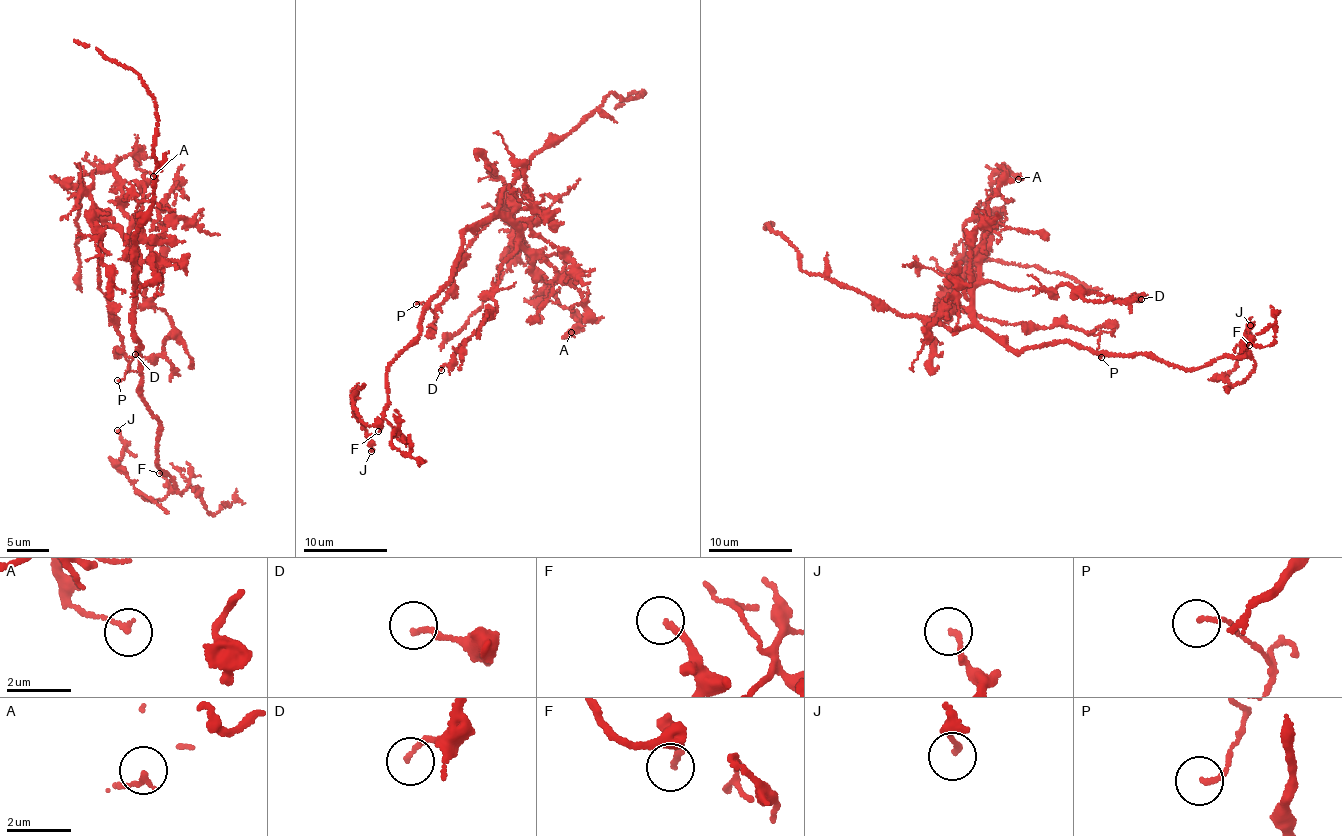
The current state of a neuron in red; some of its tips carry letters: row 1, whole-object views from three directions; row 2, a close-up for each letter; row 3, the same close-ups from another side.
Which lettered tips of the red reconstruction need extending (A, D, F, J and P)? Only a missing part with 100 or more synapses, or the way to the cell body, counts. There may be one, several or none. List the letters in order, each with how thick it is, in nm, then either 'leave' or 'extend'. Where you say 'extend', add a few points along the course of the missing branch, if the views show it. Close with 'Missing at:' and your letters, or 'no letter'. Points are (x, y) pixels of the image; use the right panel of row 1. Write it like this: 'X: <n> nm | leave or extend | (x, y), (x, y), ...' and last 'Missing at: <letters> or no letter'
A: 140 nm | leave
D: 120 nm | leave
F: 190 nm | leave
J: 140 nm | leave
P: 110 nm | leave
Missing at: no letter

